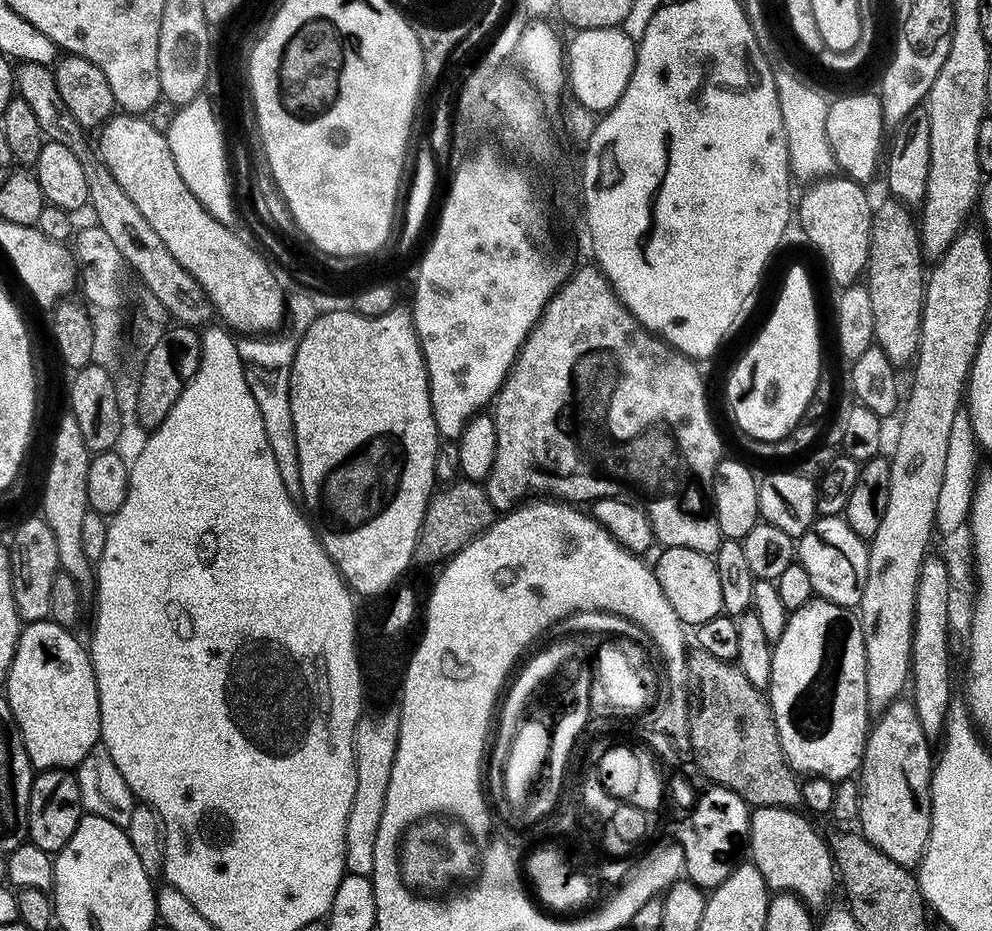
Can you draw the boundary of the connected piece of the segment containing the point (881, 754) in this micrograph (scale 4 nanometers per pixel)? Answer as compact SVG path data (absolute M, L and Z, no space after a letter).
M897 698L875 717L868 729L868 741L864 743L864 757L860 763L858 780L860 786L859 831L886 857L912 870L920 863L928 845L932 829L932 769L934 752L928 749L930 739L922 730L916 707L911 699Z

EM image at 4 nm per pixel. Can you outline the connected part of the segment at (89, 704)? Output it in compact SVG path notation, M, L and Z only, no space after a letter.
M51 618L25 623L20 630L12 664L8 667L6 699L15 717L14 724L18 729L18 736L20 732L21 738L24 739L28 760L36 770L75 769L86 758L86 754L92 752L94 745L102 740L96 669L92 667L89 649L85 645L83 648L71 635L73 633L69 629L56 624Z

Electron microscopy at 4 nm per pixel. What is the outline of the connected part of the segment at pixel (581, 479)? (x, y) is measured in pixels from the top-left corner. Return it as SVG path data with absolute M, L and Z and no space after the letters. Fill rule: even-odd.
M588 262L577 272L575 269L544 307L540 321L530 330L520 355L496 393L496 453L486 481L492 507L503 514L517 507L527 492L540 492L536 494L564 502L595 502L606 496L620 498L625 494L641 496L636 498L652 500L646 504L646 511L657 545L686 546L698 550L698 554L715 557L722 533L709 500L722 453L720 436L712 425L708 400L704 397L704 380L696 368L699 368L697 361L670 347L633 318L595 263ZM556 356L628 356L628 380L616 381L612 372L559 376L564 364ZM691 496L692 512L684 501Z

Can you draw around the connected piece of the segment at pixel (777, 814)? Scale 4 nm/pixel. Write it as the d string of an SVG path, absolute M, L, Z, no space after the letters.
M756 808L751 813L748 831L751 863L756 865L773 893L791 892L809 906L827 905L832 883L835 885L838 880L832 849L829 841L812 829L806 817L796 815L800 814L790 814L787 808Z

